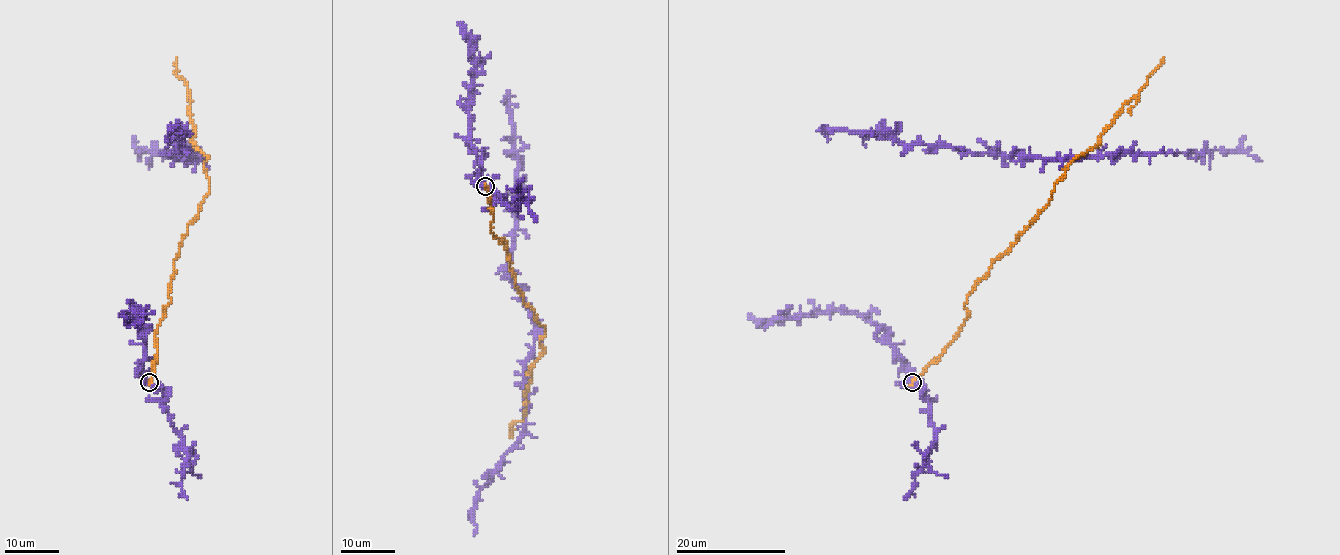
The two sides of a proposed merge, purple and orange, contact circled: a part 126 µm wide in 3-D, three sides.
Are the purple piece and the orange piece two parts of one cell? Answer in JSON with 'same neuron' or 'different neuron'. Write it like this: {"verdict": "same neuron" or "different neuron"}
{"verdict": "different neuron"}

